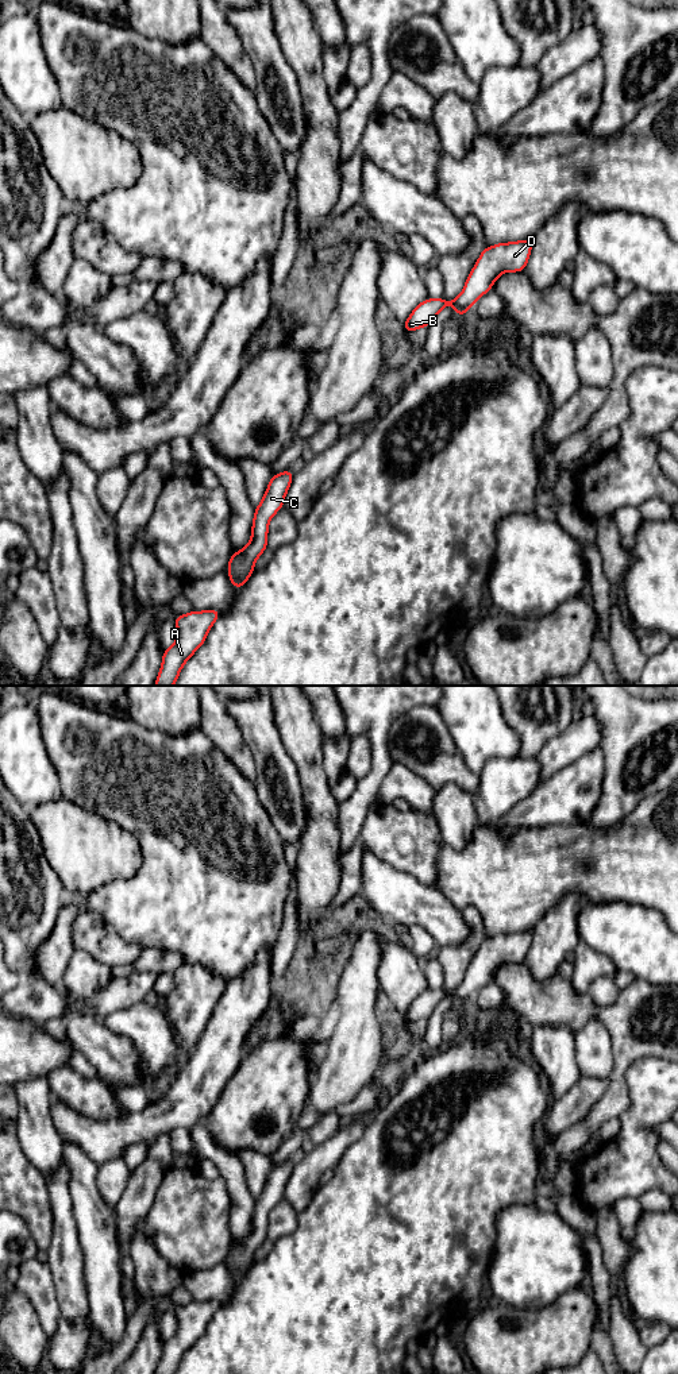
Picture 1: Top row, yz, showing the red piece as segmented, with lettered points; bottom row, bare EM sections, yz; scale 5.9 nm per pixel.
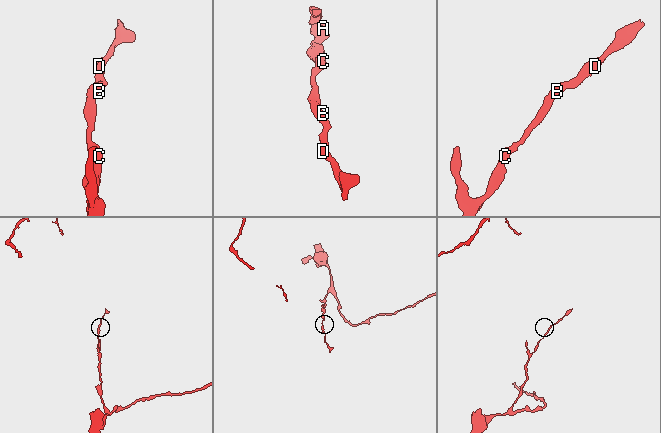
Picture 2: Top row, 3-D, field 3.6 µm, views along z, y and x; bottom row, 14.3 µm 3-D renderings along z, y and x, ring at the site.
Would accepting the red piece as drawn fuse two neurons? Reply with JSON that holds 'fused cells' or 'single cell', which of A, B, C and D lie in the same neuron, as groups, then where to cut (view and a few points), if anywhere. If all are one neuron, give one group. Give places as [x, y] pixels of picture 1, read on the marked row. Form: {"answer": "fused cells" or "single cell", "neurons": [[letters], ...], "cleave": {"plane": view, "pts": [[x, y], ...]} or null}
{"answer": "single cell", "neurons": [["A", "B", "C", "D"]], "cleave": null}

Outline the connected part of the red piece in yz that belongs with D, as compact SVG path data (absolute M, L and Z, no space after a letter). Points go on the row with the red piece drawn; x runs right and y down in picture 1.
M532 238L485 247L469 274L462 293L452 301L446 301L443 297L424 300L413 309L408 320L401 324L404 331L412 332L421 327L428 328L446 305L451 305L459 317L463 317L475 301L492 289L494 281L504 271L524 271L531 251Z

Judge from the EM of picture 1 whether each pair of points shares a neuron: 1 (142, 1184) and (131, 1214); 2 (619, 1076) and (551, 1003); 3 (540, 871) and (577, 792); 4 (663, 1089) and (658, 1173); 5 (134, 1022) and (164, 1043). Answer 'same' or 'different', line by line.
1: same
2: same
3: different
4: same
5: same

